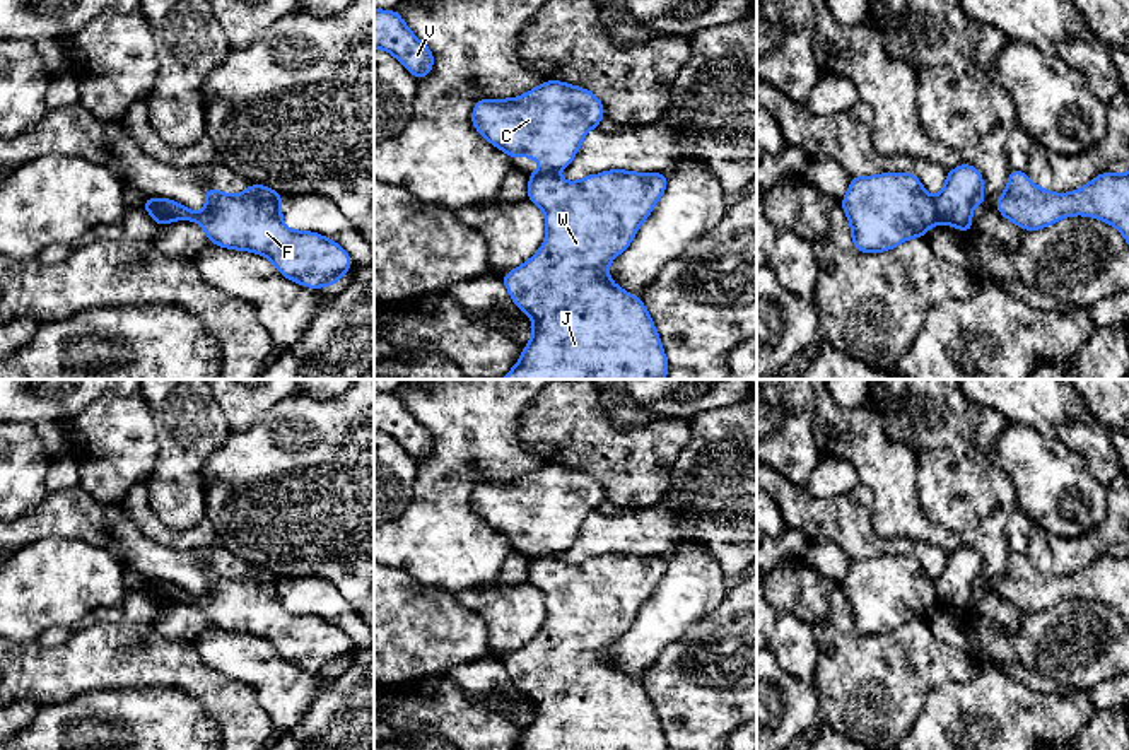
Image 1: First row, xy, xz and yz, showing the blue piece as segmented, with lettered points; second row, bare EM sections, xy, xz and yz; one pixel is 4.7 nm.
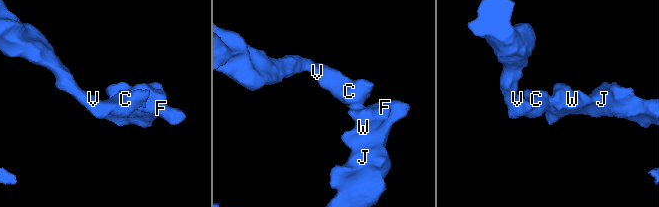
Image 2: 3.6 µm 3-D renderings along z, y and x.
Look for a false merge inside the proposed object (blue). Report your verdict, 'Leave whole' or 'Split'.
Split

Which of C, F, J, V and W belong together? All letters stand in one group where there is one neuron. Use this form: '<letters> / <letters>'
C V / F J W

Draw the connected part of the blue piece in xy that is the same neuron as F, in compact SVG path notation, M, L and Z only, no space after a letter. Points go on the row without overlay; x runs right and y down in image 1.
M251 565L243 576L227 577L205 572L205 595L155 581L176 603L200 606L212 627L253 634L268 641L289 663L309 671L338 668L354 647L335 624L311 613L292 613L282 603L282 577L273 571Z

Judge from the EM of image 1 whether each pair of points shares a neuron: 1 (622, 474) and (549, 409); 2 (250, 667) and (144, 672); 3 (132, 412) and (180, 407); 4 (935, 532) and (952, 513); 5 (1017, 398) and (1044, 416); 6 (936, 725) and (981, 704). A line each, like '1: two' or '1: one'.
1: one
2: two
3: two
4: two
5: one
6: one

